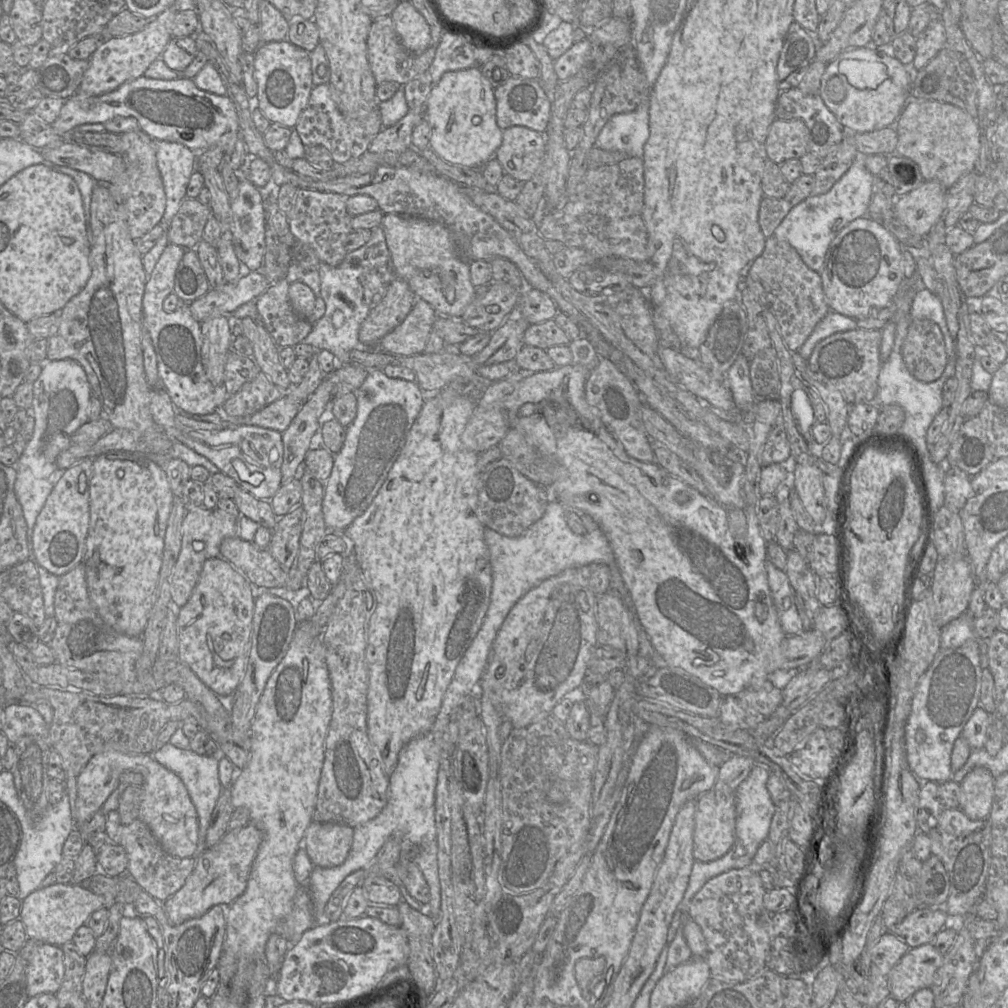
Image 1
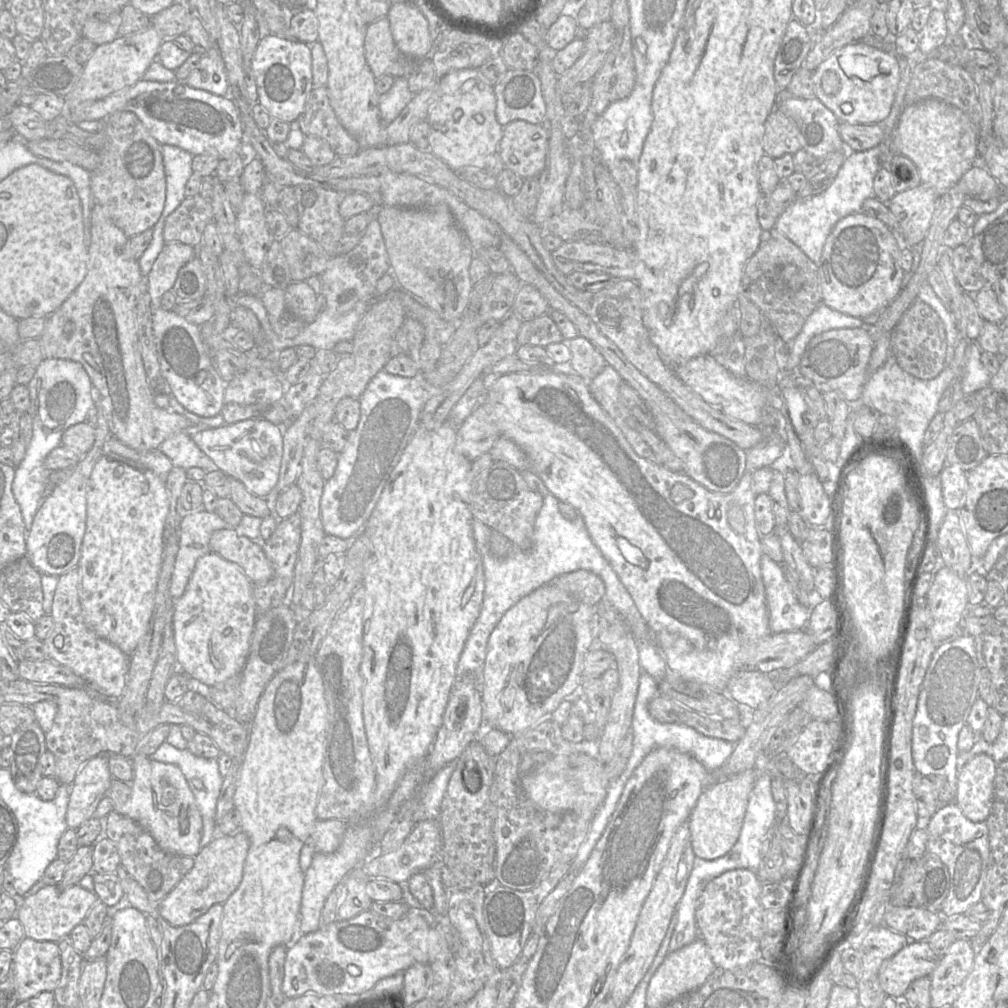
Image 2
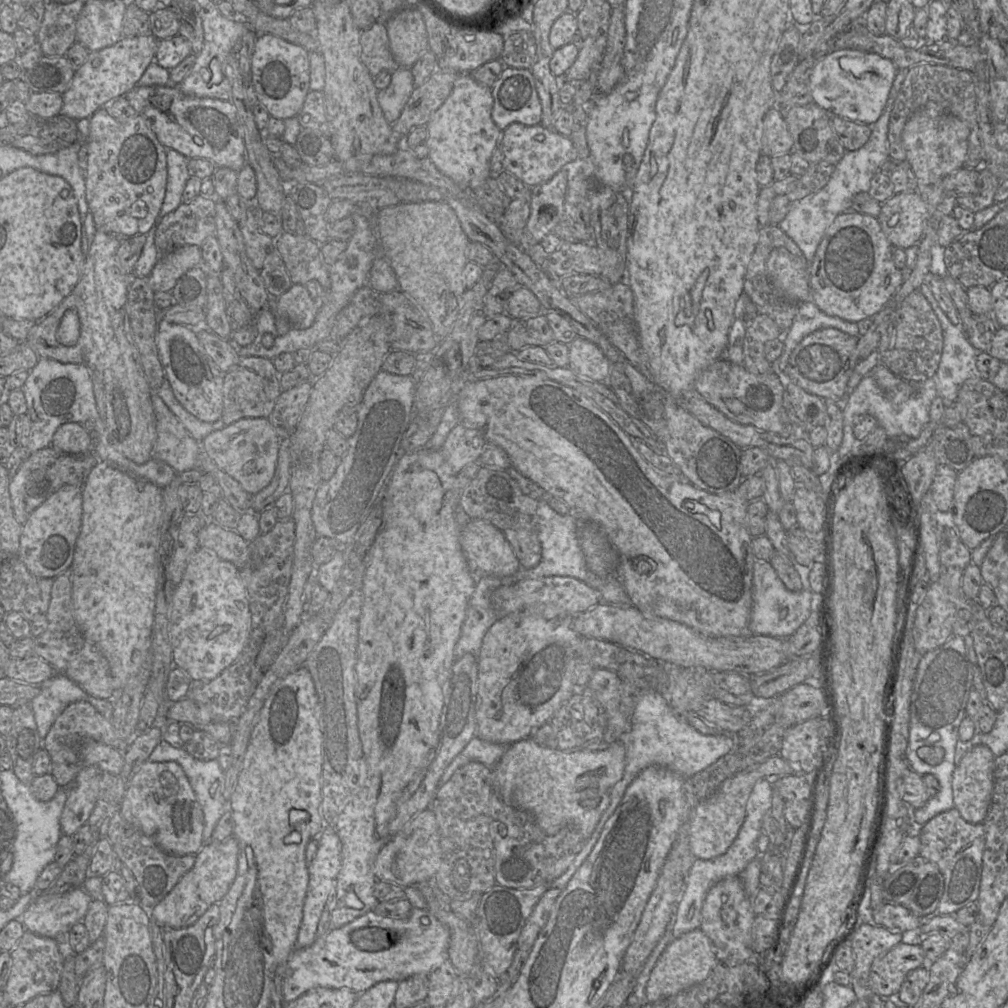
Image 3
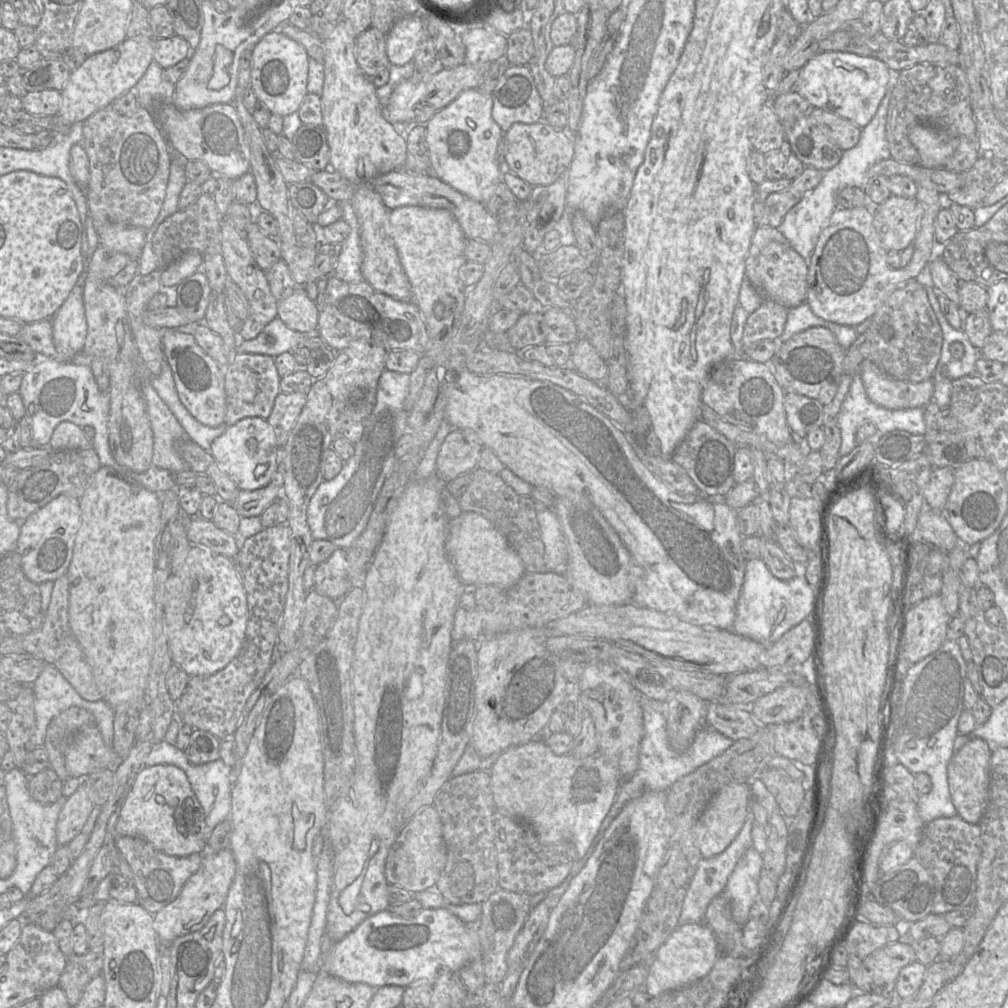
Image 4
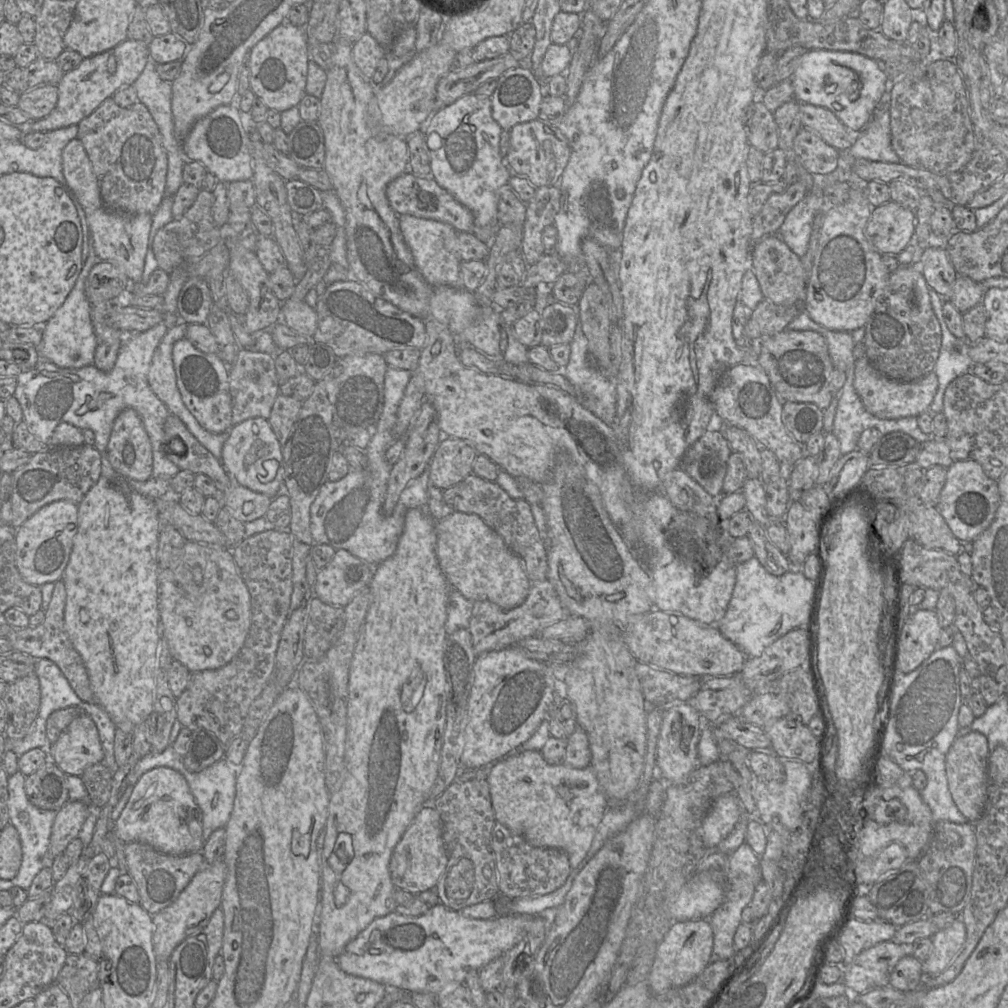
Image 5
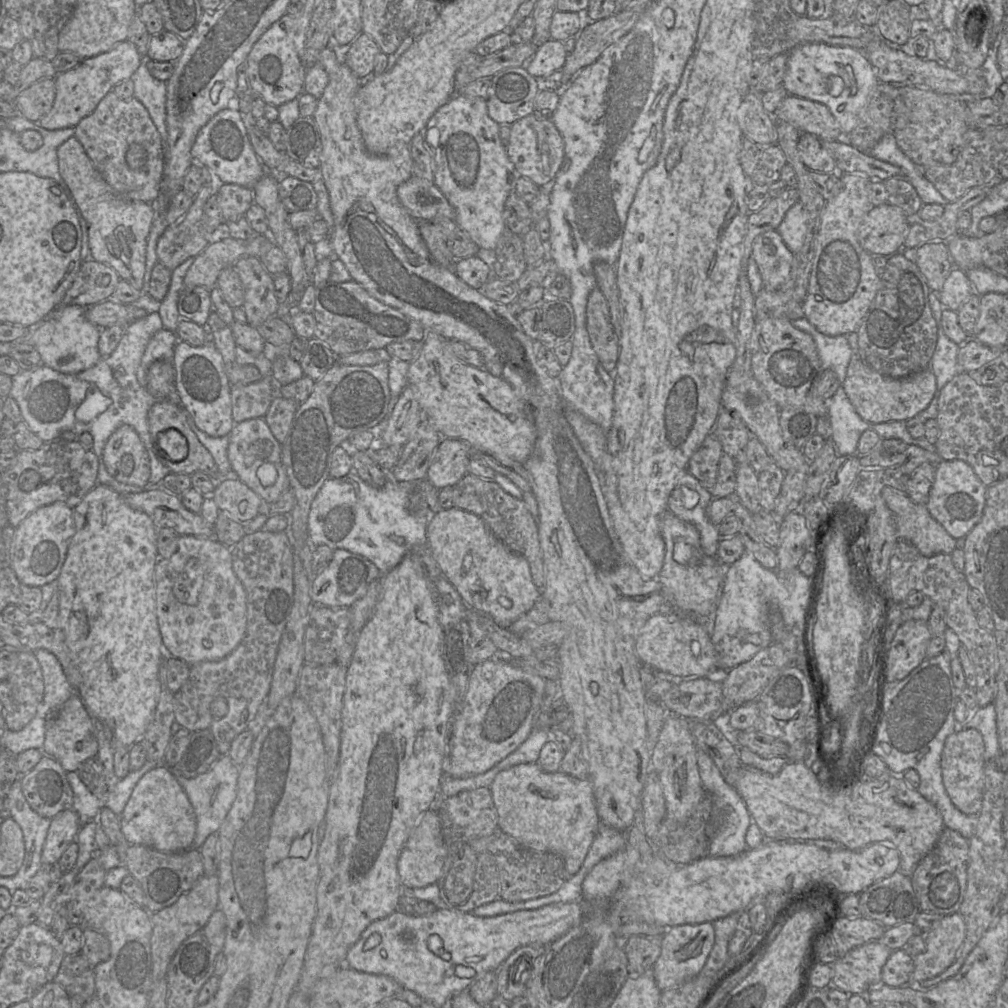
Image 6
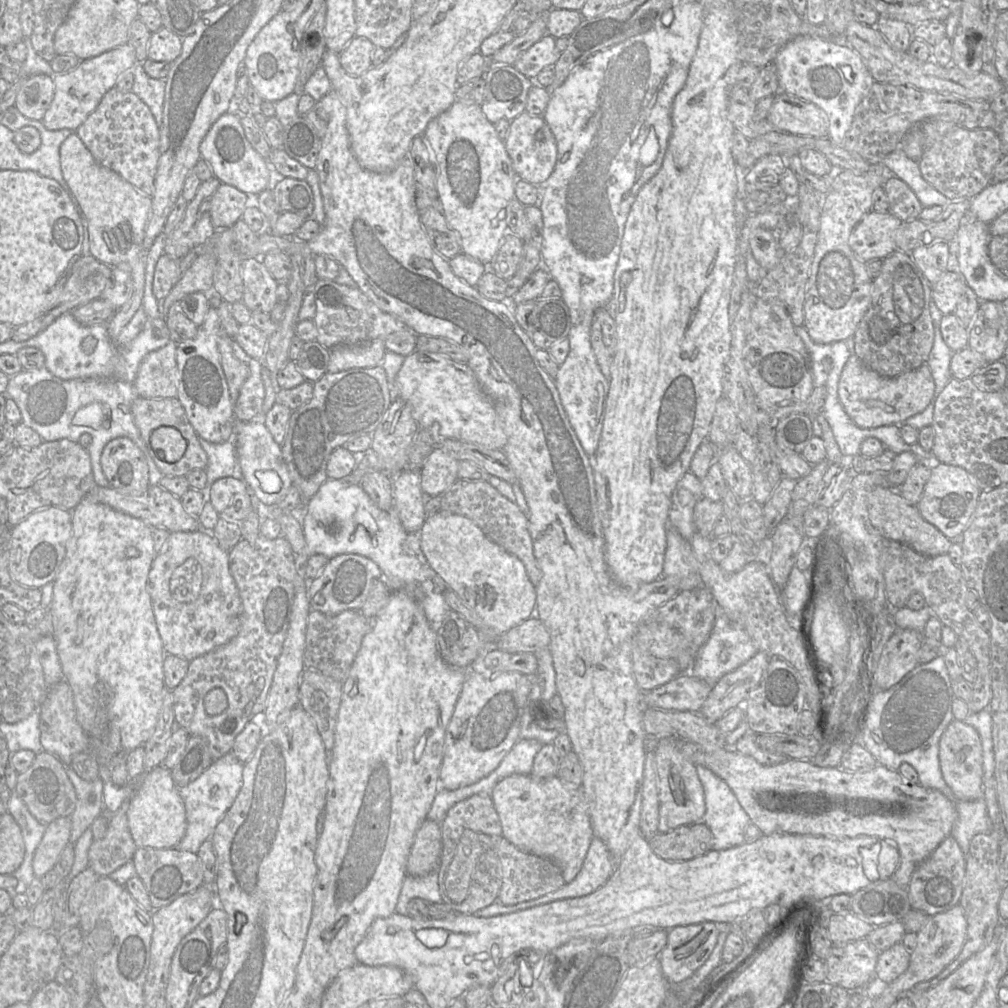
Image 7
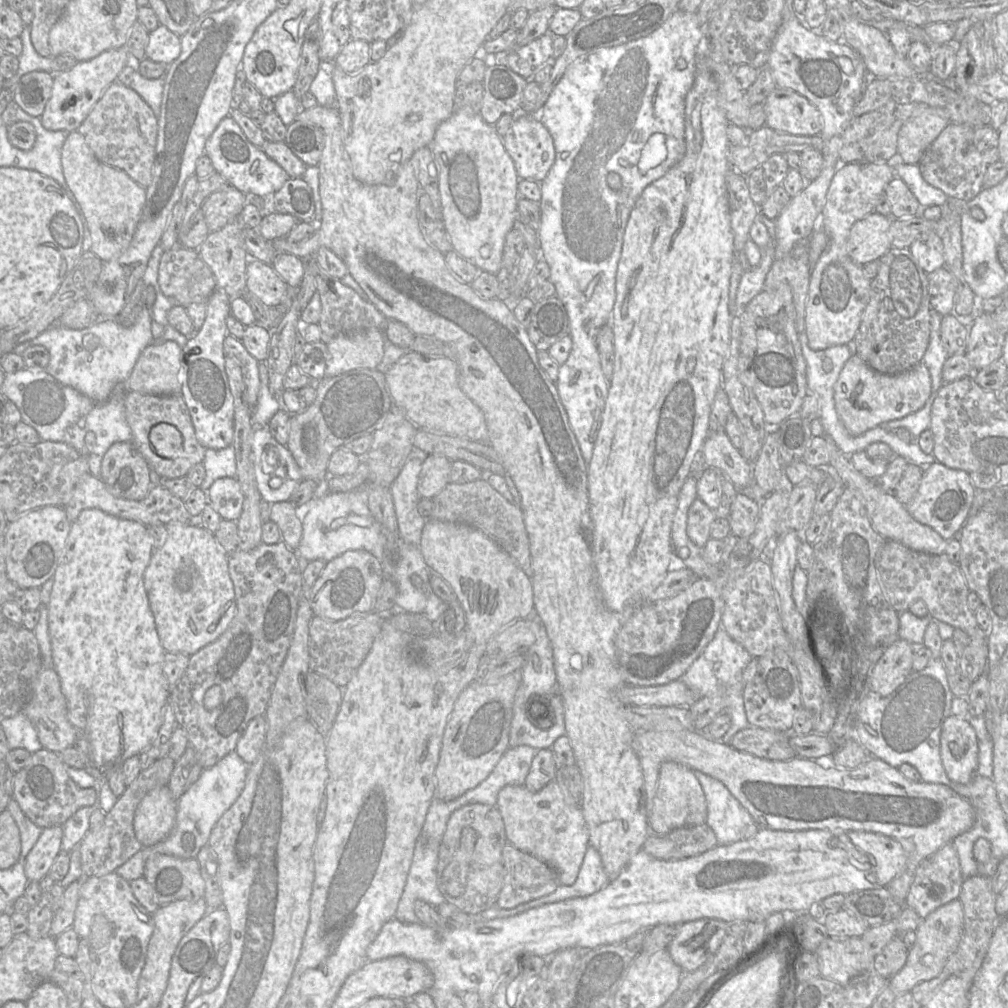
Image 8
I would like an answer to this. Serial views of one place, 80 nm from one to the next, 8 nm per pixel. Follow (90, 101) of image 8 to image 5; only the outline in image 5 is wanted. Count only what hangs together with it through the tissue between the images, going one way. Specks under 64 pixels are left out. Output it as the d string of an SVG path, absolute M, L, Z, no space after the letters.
M129 38L112 49L84 58L76 69L65 73L57 85L58 102L55 109L45 118L18 127L25 134L28 132L49 132L79 124L107 98L113 97L117 90L132 85L149 60L149 47L143 41Z

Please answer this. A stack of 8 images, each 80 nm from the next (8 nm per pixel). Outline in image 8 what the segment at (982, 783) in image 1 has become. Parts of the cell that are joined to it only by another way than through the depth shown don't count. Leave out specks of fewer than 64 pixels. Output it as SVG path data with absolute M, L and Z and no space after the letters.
M950 715L942 725L940 755L950 780L960 784L970 783L978 768L977 734L966 717Z

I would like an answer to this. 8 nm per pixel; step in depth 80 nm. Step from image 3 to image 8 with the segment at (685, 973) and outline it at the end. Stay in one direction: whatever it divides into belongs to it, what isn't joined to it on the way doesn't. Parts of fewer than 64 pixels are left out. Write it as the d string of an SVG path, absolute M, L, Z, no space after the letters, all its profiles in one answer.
M713 918L688 921L678 926L678 932L667 947L673 961L684 973L690 973L715 955L724 937L727 935L727 923Z

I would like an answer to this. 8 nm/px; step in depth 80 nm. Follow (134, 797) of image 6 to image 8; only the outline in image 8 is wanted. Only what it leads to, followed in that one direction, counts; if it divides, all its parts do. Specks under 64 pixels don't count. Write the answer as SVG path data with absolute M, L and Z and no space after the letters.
M167 785L152 790L140 801L133 828L143 847L153 846L171 833L177 815L177 801Z

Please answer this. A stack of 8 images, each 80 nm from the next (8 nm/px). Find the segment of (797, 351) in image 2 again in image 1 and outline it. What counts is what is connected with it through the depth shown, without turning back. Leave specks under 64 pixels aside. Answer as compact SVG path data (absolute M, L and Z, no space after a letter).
M829 310L825 317L815 326L812 333L798 349L797 353L807 360L816 344L821 340L834 333L853 330L856 328L858 328L858 326L855 319Z

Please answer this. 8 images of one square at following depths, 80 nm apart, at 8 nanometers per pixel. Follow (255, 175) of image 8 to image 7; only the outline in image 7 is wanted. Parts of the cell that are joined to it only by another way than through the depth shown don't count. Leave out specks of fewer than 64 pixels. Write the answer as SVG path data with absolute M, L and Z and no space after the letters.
M233 110L222 114L211 126L200 144L200 154L209 163L215 178L246 194L258 195L268 188L271 169L275 169L251 146L238 114Z

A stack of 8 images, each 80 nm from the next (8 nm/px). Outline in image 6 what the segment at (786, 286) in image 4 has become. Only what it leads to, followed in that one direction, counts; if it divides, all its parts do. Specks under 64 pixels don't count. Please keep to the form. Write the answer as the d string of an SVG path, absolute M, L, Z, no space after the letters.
M777 230L766 231L754 239L752 257L758 266L763 289L778 291L790 280L794 253Z

